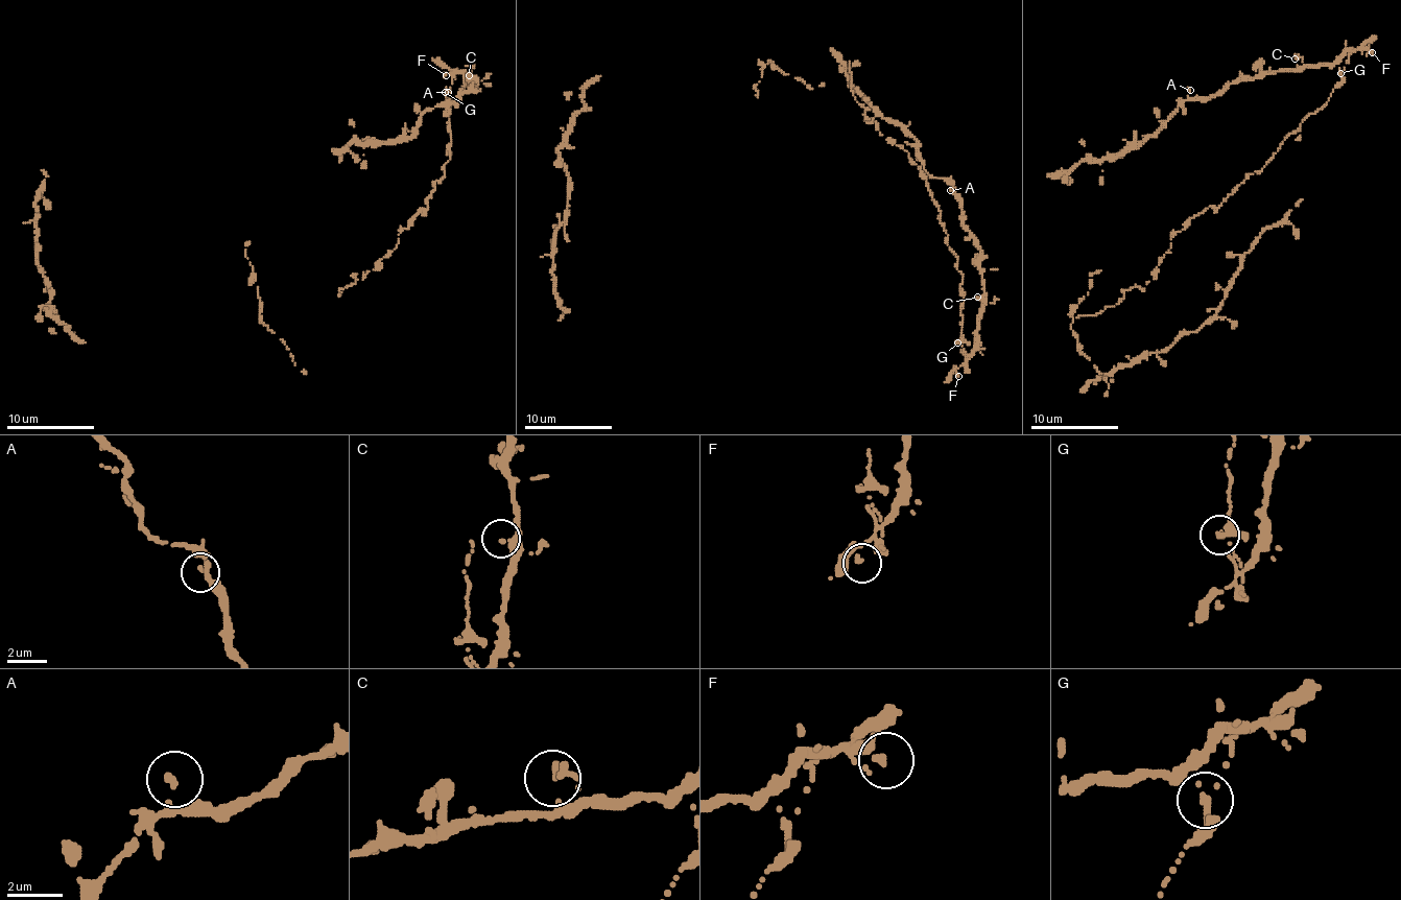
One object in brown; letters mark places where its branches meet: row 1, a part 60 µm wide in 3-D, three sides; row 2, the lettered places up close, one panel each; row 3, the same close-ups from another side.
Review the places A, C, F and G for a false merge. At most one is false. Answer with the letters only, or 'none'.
none

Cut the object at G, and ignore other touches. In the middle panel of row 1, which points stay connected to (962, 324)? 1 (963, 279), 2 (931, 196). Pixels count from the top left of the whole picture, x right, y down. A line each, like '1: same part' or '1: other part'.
1: same part
2: same part

